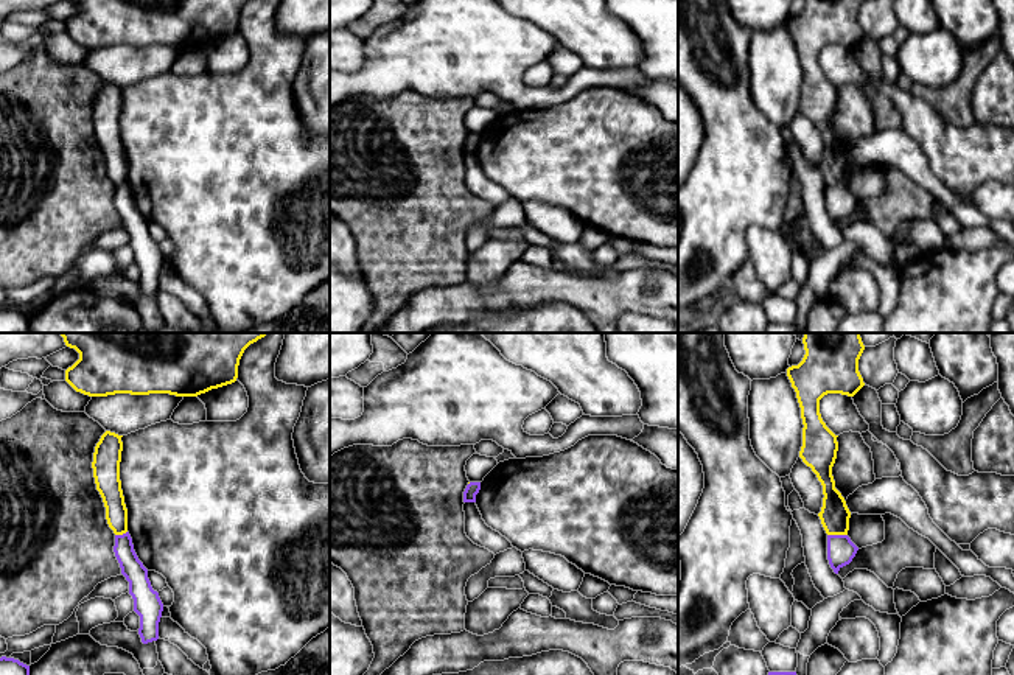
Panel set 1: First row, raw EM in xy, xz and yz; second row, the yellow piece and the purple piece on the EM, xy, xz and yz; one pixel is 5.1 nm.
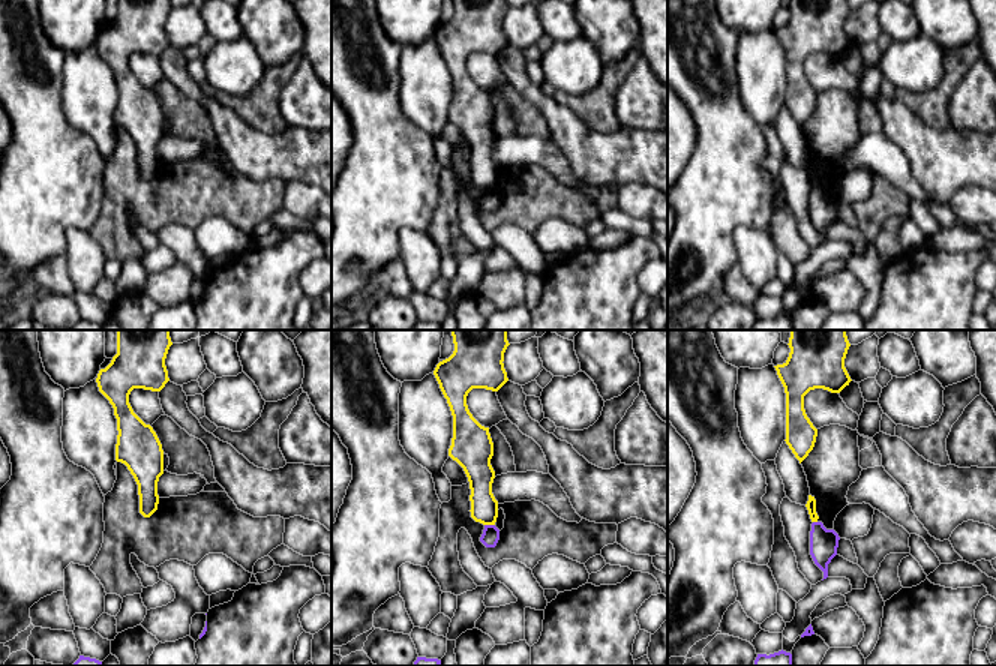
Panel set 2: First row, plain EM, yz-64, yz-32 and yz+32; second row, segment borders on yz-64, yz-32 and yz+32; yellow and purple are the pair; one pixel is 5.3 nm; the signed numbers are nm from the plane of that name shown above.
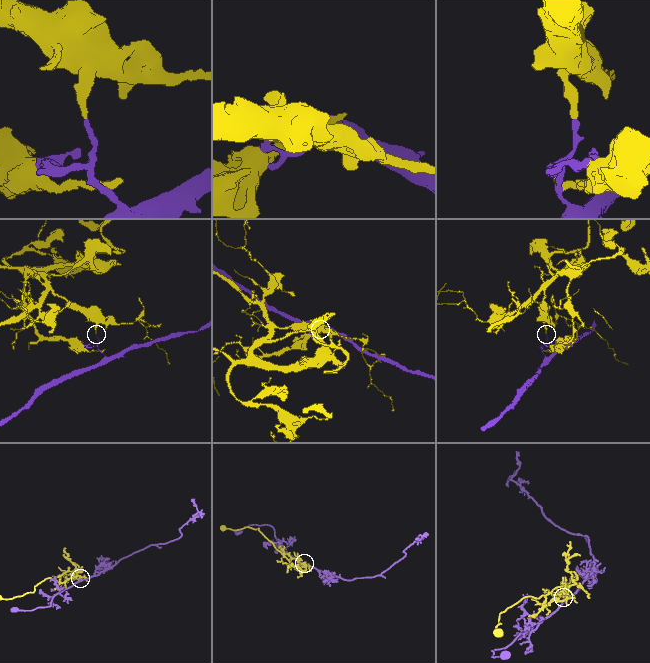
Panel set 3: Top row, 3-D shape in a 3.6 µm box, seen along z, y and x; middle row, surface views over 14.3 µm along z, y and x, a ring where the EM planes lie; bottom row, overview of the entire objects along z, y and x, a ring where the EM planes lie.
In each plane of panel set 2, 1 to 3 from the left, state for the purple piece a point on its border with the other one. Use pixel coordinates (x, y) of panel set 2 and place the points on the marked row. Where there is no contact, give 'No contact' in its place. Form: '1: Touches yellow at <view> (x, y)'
1: No contact
2: Touches yellow at yz-32 (489, 524)
3: Touches yellow at yz+32 (815, 521)

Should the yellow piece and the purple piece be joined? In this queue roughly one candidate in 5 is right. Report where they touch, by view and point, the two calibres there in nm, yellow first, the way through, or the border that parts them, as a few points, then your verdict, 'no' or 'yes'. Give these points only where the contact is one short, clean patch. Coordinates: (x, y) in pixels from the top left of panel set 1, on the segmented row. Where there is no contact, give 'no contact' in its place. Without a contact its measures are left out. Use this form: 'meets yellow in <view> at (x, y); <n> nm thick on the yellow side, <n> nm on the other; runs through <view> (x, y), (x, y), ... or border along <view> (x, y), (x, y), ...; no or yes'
meets yellow in yz at (837, 534); 150 nm thick on the yellow side, 140 nm on the other; no

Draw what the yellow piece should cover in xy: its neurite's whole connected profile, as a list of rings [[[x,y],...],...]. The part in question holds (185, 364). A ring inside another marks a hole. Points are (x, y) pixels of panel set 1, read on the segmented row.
[[[59,333],[67,347],[79,353],[79,359],[65,370],[65,381],[89,397],[115,393],[149,395],[170,393],[198,397],[212,389],[232,384],[238,378],[238,365],[244,350],[266,333]]]

